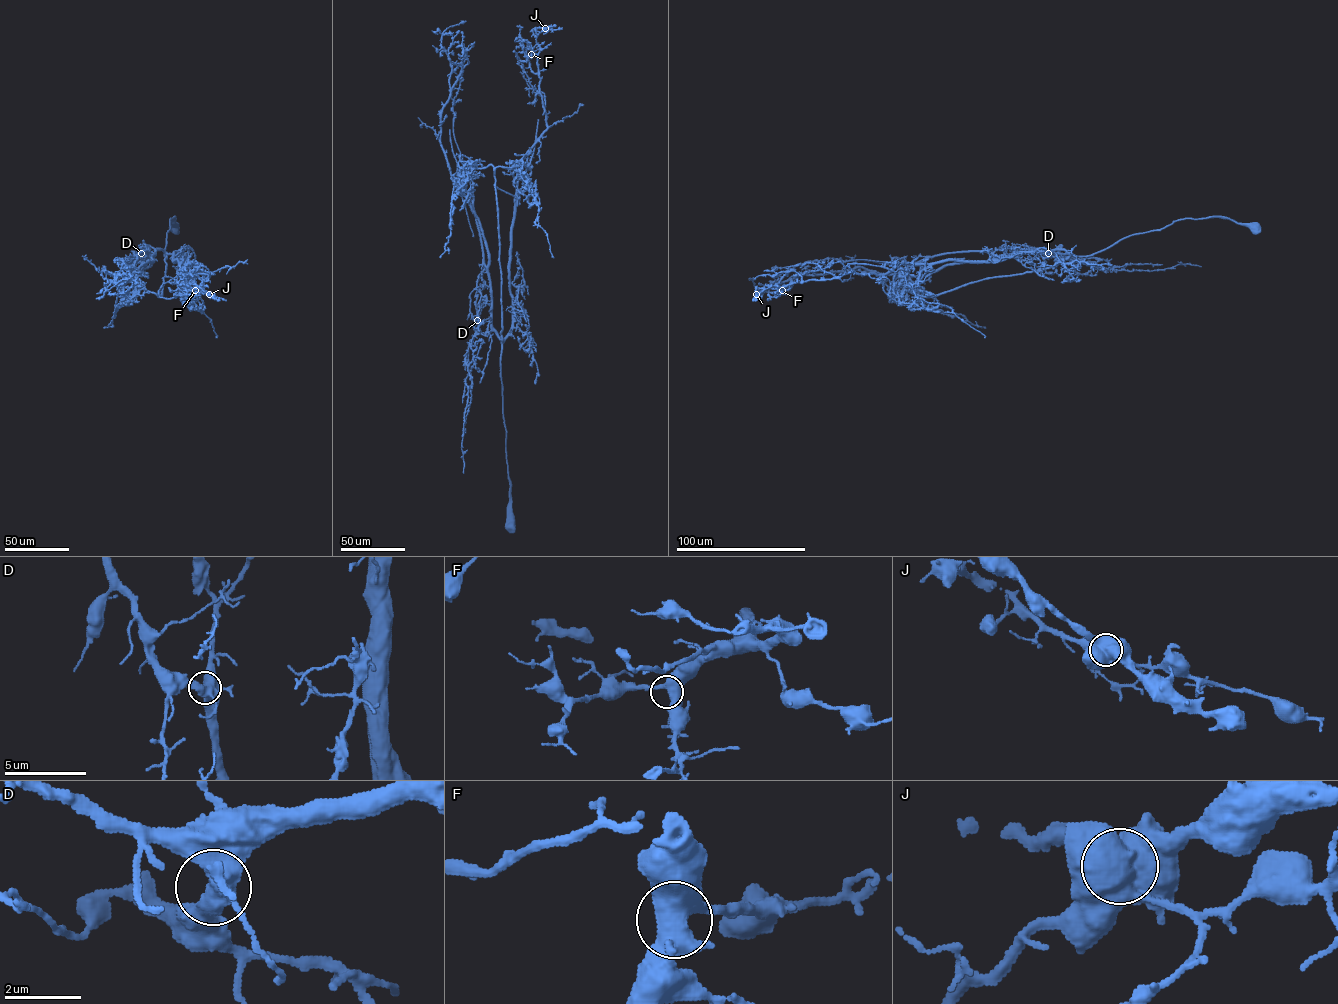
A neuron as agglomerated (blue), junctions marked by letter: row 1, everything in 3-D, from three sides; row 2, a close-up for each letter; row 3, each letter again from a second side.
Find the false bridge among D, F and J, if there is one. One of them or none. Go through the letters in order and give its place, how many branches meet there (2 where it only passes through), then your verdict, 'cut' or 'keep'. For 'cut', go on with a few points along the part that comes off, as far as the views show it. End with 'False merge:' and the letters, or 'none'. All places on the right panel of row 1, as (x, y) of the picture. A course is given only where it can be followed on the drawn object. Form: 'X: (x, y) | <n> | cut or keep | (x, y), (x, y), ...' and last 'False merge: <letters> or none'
D: (1048, 253) | 4 | keep
F: (782, 290) | 4 | keep
J: (756, 294) | 4 | keep
False merge: none

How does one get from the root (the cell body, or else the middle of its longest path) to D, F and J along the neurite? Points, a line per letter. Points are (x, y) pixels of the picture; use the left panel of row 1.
D: (173, 228), (174, 217), (170, 219), (165, 256), (162, 250), (147, 245), (141, 253)
F: (173, 228), (174, 217), (165, 256), (176, 251), (173, 261), (188, 274), (210, 272), (195, 290)
J: (173, 228), (174, 217), (165, 256), (176, 251), (173, 261), (188, 274), (210, 272), (200, 288), (208, 294)

